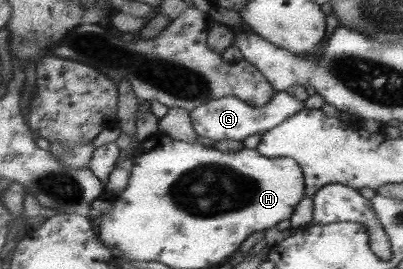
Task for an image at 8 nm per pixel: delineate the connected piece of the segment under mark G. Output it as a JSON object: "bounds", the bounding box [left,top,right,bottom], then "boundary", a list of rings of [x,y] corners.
{"bounds":[191,90,303,141],"boundary":[[[275,90],[268,103],[262,106],[250,105],[238,97],[225,96],[221,99],[210,101],[191,112],[191,119],[199,136],[204,136],[212,141],[239,140],[247,136],[260,134],[277,127],[289,116],[296,114],[303,107],[303,102],[296,97],[289,96],[286,91]]]}

